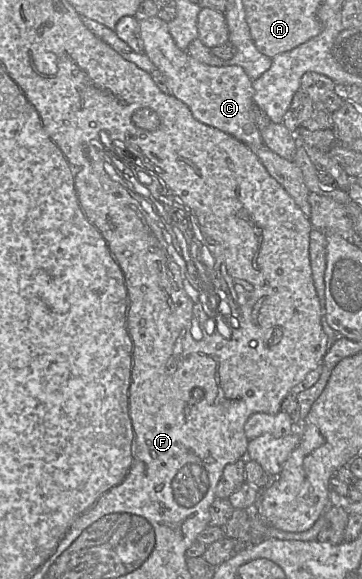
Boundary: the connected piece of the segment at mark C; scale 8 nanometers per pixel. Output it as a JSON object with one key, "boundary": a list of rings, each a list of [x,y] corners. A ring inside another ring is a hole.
{"boundary":[[[158,16],[138,18],[138,22],[144,53],[165,76],[172,95],[190,109],[193,117],[233,136],[249,148],[261,147],[264,142],[251,113],[253,84],[244,69],[237,65],[210,66],[195,60],[187,51],[177,47],[168,23]]]}

